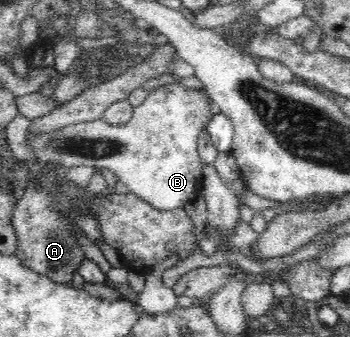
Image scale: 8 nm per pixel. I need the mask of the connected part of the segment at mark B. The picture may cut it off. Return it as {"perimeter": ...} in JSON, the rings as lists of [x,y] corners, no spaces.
{"perimeter":[[[175,83],[160,86],[149,92],[142,104],[133,110],[133,116],[127,124],[115,126],[97,119],[79,124],[69,124],[65,128],[47,132],[47,134],[25,134],[27,145],[33,147],[35,159],[30,166],[38,167],[45,164],[58,164],[58,166],[71,169],[75,166],[108,168],[118,176],[130,192],[133,192],[145,202],[148,202],[157,210],[177,210],[183,208],[194,200],[200,192],[201,169],[203,162],[197,151],[197,138],[214,114],[207,102],[204,91],[187,89],[185,86]]]}

